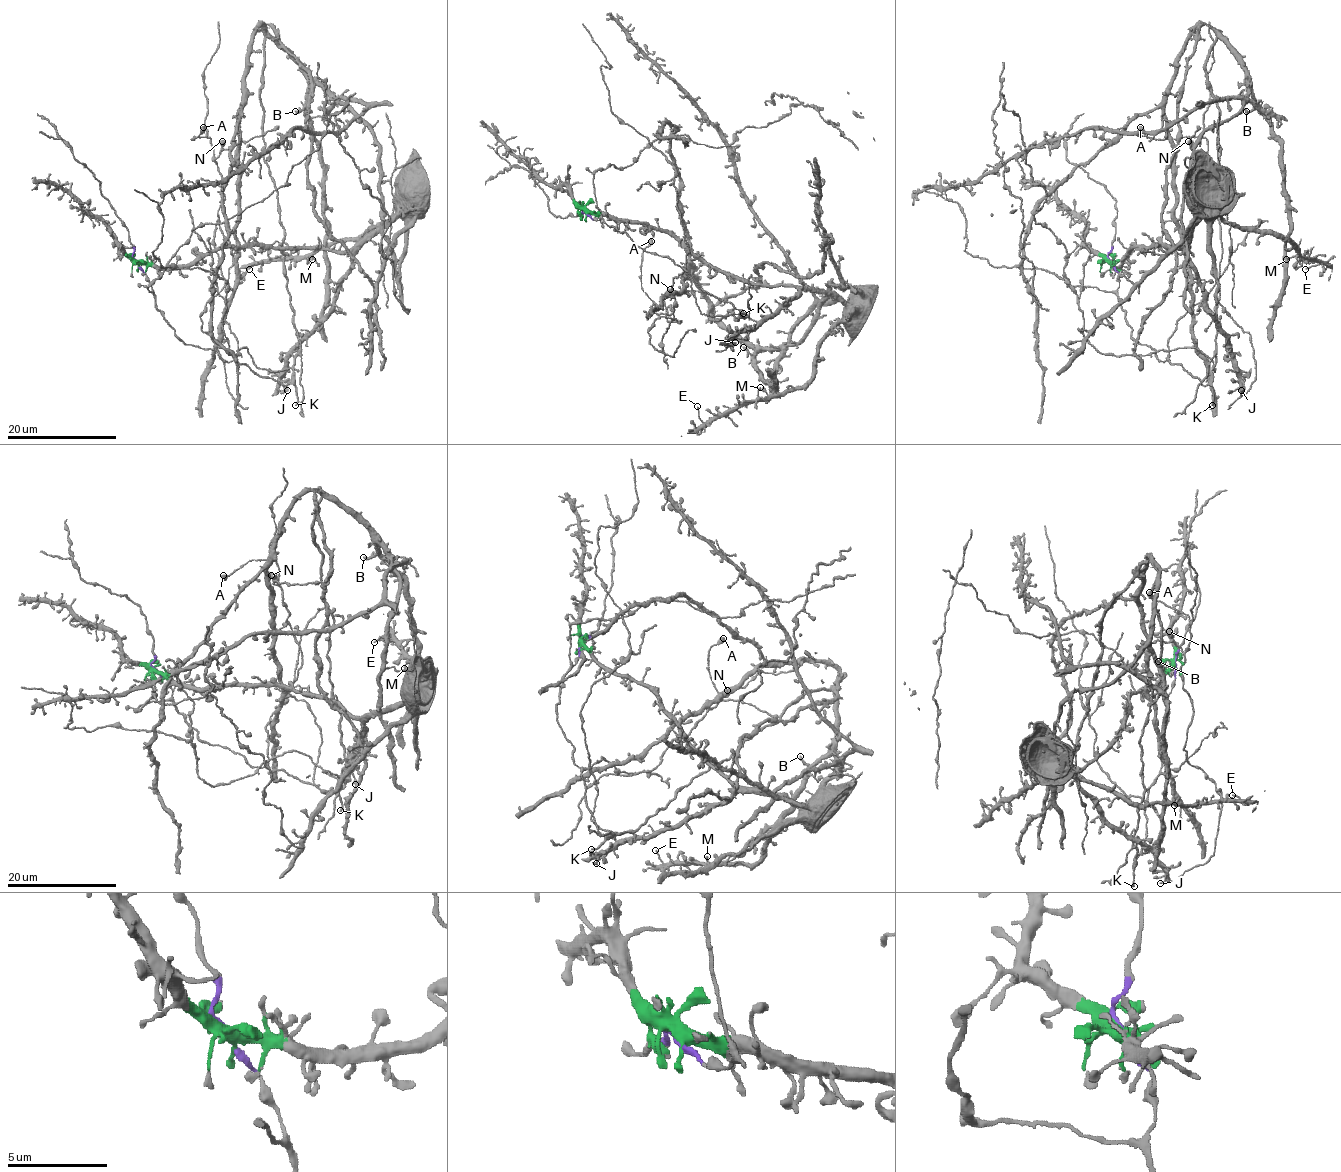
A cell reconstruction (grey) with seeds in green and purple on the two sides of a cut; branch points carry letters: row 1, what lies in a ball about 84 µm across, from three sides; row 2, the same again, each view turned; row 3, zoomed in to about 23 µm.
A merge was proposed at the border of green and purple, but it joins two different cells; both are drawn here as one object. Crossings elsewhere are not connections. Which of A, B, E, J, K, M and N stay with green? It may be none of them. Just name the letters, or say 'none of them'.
E, J, M

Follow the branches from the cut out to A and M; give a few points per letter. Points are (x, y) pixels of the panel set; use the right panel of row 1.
A: (1109, 261), (1131, 336), (1163, 362), (1179, 320), (1219, 277), (1221, 228), (1206, 139), (1152, 139), (1139, 127)
M: (1109, 262), (1117, 266), (1135, 247), (1186, 251), (1189, 231), (1206, 213), (1273, 231), (1297, 250), (1286, 259)

